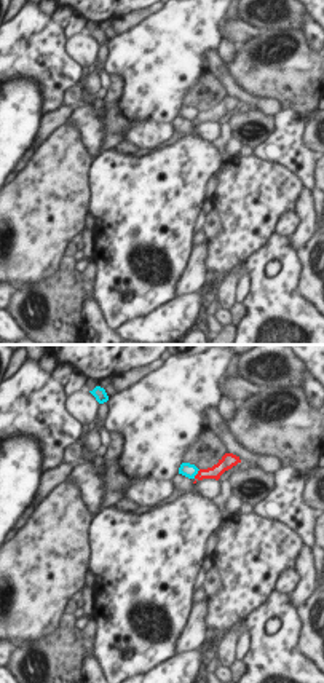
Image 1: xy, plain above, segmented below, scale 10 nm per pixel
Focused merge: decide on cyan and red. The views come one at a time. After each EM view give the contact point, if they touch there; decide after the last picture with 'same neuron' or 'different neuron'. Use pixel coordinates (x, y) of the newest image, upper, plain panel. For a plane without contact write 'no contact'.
meets cyan at (197, 115)

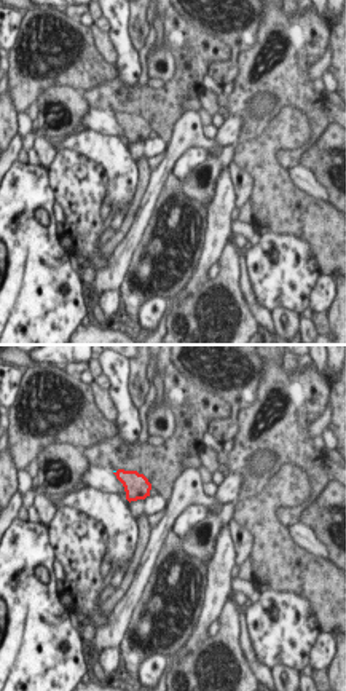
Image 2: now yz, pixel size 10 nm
no contact

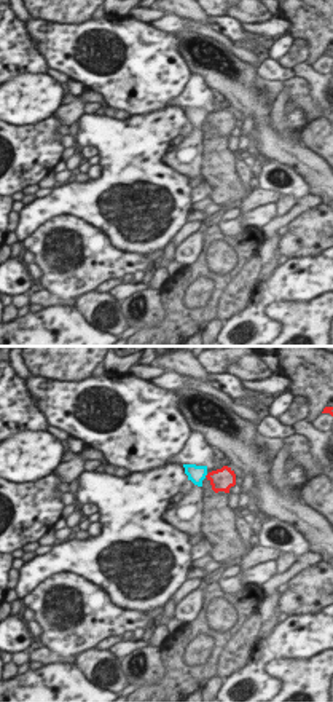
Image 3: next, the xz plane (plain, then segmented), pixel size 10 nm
no contact

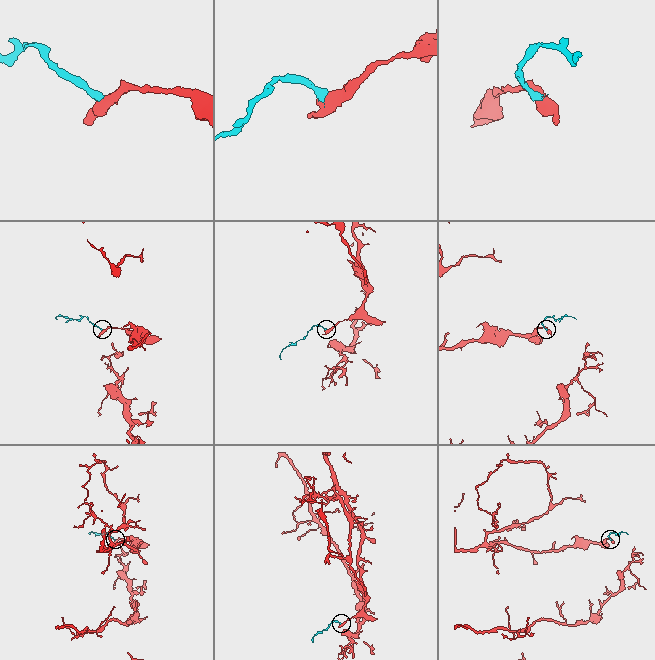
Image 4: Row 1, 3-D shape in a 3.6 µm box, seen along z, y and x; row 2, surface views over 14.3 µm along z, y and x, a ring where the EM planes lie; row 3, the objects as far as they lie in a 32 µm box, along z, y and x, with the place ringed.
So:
different neuron

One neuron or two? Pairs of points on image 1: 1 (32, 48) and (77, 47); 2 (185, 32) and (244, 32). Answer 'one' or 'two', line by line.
1: two
2: two

